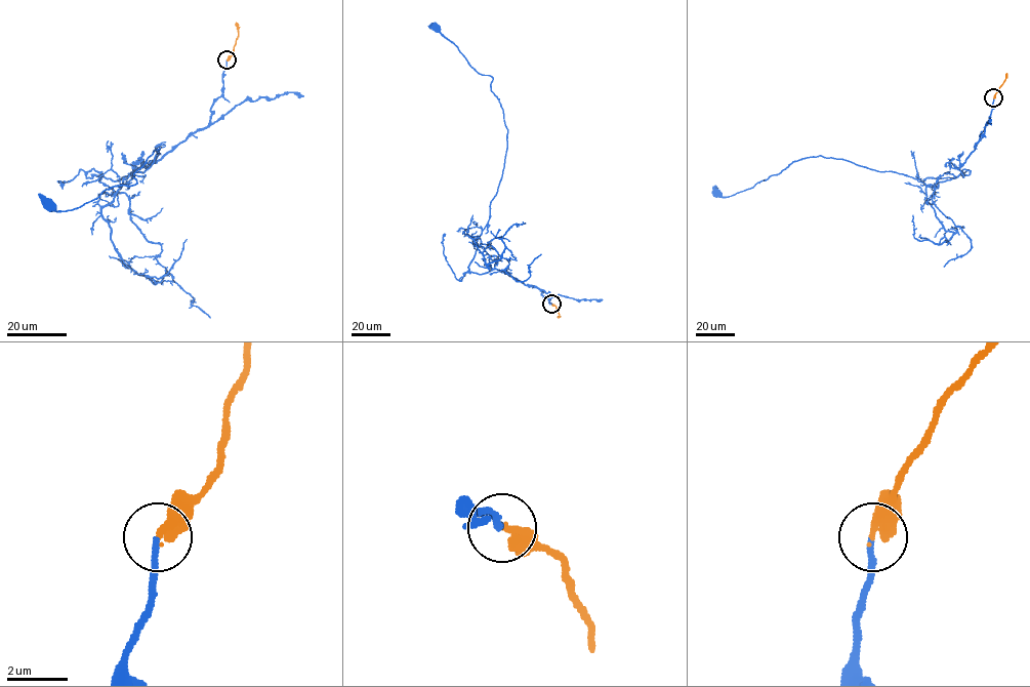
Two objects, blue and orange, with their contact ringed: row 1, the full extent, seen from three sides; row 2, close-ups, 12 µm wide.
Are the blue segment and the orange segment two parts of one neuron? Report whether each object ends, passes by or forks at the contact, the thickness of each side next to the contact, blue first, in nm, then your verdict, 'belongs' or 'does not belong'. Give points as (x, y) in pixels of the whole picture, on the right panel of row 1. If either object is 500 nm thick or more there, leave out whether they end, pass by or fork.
blue ends | orange ends | 190/380 nm | belongs

